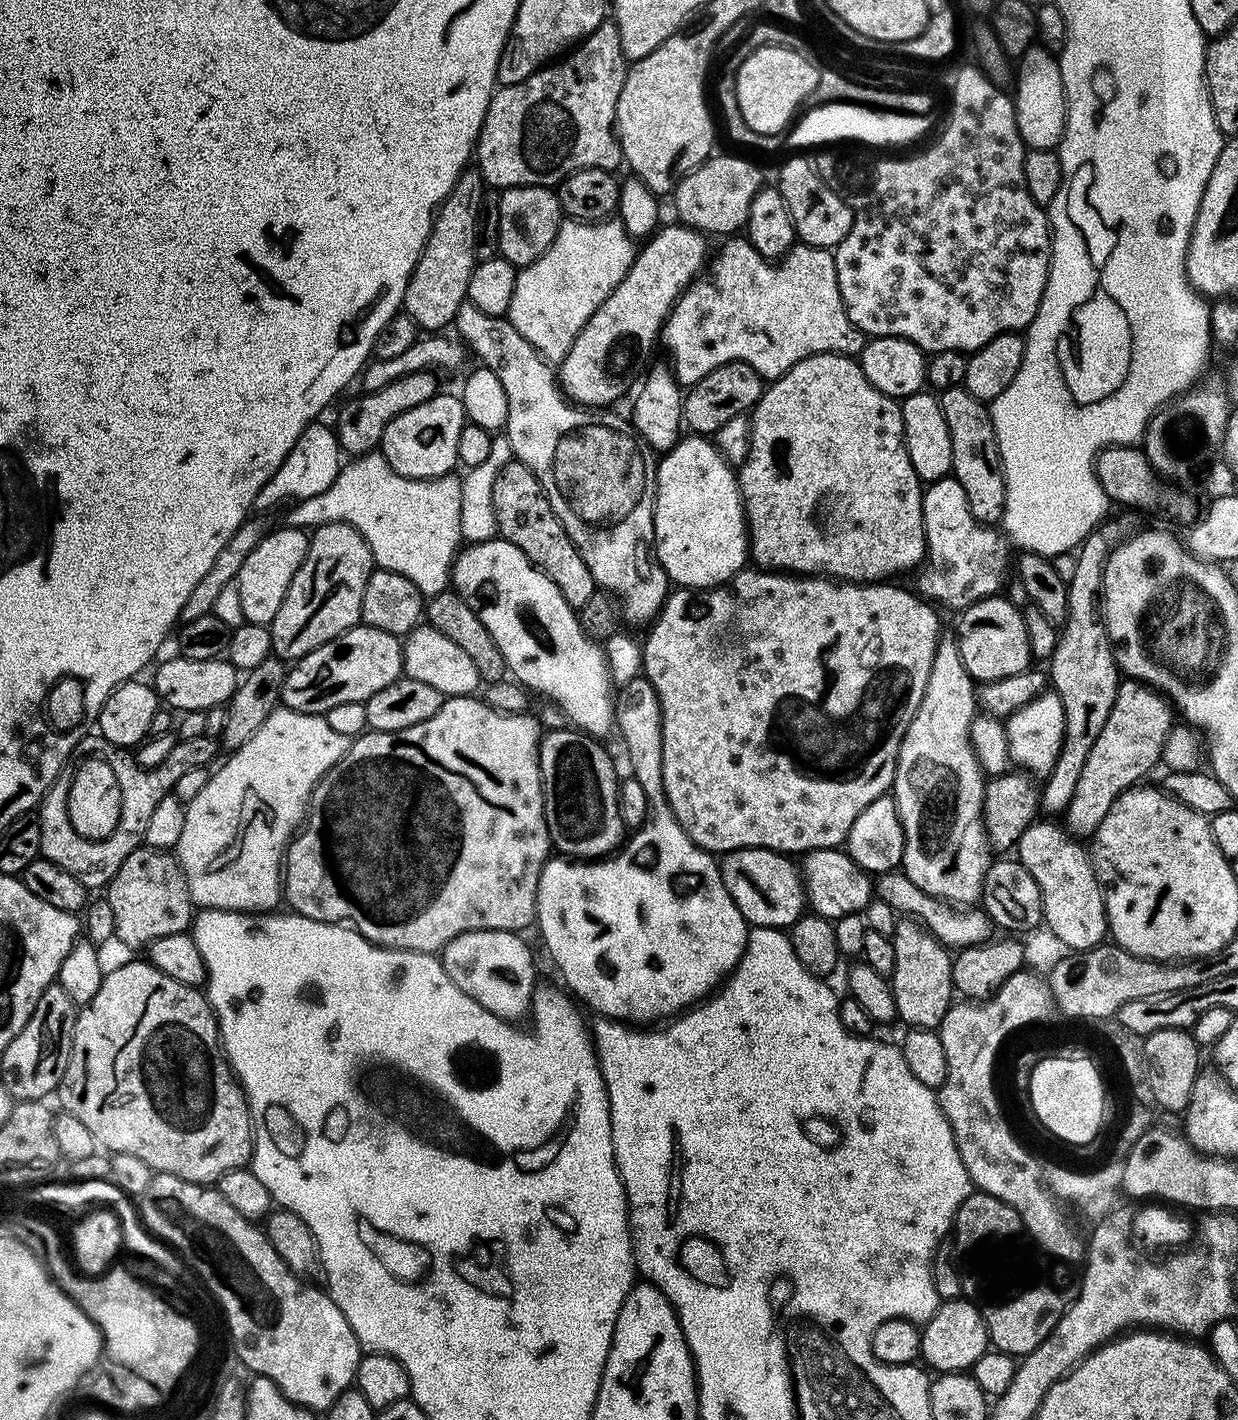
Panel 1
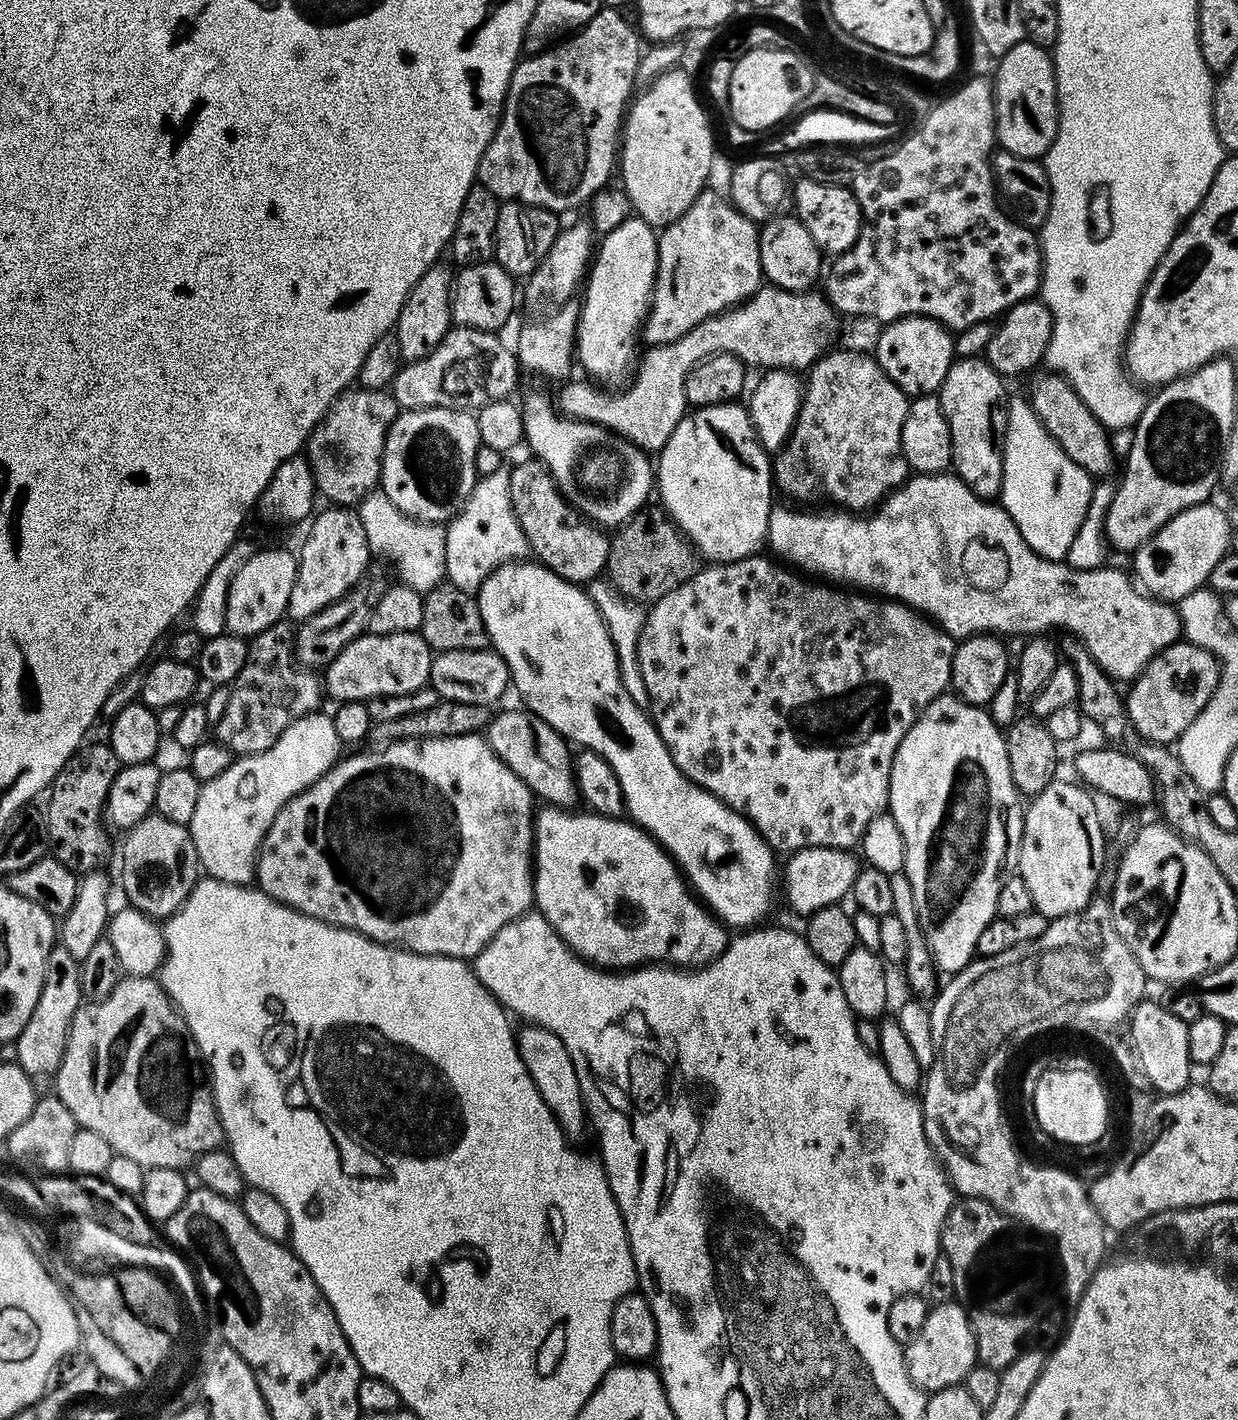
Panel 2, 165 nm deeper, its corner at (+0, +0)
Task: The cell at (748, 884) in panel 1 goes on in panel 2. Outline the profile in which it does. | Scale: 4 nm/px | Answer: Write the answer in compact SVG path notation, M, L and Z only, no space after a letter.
M801 848L787 857L788 865L782 868L784 896L796 912L811 914L823 907L839 905L843 896L847 897L862 871L862 864L852 857L851 851L843 848Z

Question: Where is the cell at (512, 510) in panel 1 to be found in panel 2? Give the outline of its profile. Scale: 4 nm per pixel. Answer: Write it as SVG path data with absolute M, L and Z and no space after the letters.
M528 458L525 464L513 467L511 474L512 503L520 525L528 535L531 555L571 584L584 586L595 581L599 577L596 575L599 572L601 575L608 567L608 555L612 549L609 533L589 522L569 504L560 493L552 471L540 460Z

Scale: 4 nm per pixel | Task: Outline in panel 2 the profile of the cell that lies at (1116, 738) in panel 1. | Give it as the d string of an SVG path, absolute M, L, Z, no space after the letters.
M1177 642L1171 644L1169 648L1163 648L1162 651L1150 661L1144 673L1137 676L1129 694L1126 694L1127 714L1133 729L1140 731L1145 741L1153 744L1171 745L1176 742L1184 730L1203 710L1203 707L1210 702L1211 695L1220 680L1220 662L1216 659L1214 653L1202 646L1194 645L1189 642Z

